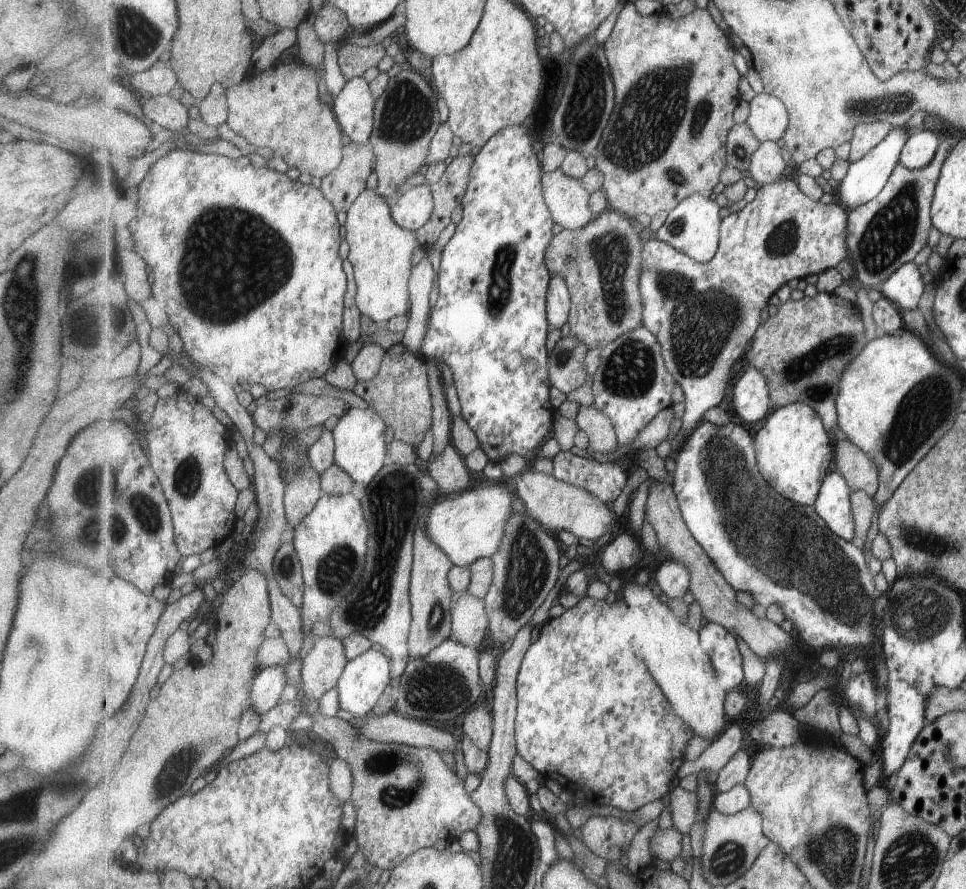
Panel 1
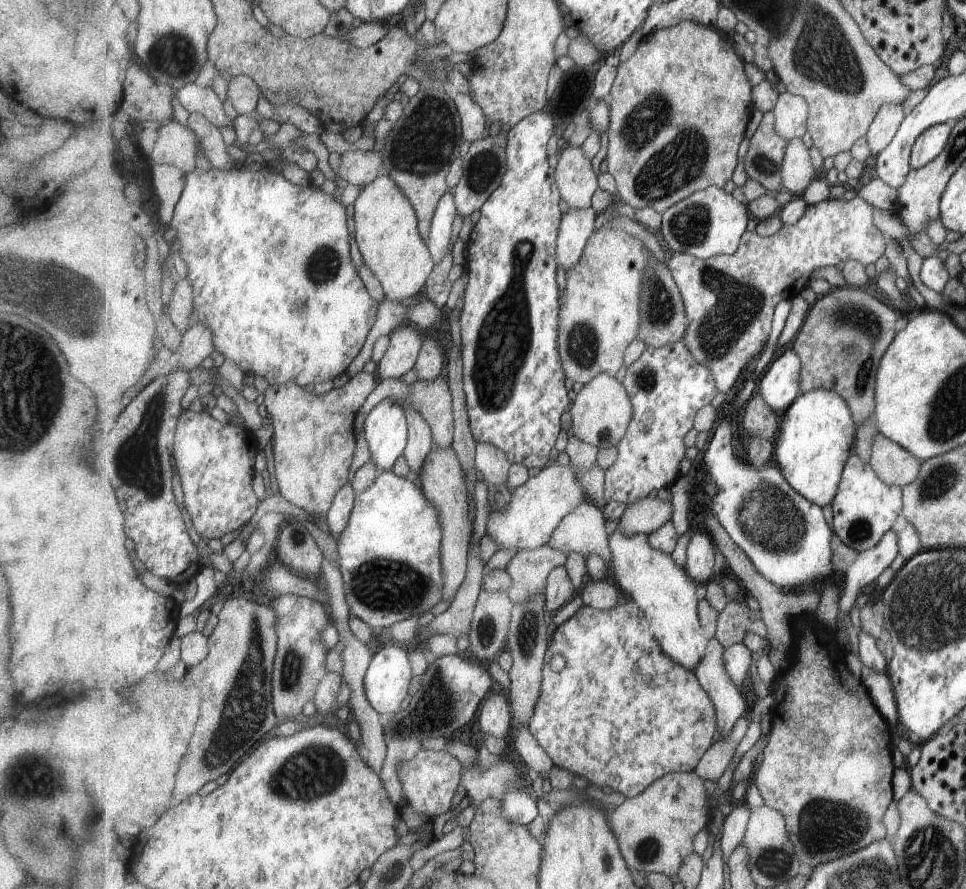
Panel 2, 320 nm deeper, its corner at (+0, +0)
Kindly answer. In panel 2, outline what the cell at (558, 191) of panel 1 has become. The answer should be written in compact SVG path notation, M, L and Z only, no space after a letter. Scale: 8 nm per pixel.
M565 145L558 153L556 183L568 208L592 206L592 198L600 188L599 176L593 170L594 160L586 157L581 147Z

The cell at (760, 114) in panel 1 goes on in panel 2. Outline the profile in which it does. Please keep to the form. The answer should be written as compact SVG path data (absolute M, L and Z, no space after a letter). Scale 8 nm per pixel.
M789 91L780 94L773 112L776 114L776 131L788 141L808 132L810 104L806 98Z

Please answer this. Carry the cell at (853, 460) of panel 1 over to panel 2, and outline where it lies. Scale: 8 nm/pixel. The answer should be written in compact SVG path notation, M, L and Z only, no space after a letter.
M879 432L870 460L877 474L890 485L904 487L916 479L922 461Z

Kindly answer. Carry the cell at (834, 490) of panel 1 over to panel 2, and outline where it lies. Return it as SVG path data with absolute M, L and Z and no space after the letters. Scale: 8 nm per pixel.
M853 452L847 461L839 492L831 504L833 508L832 528L841 540L852 549L867 550L874 547L891 530L895 520L902 514L904 507L903 487L887 484L857 452Z

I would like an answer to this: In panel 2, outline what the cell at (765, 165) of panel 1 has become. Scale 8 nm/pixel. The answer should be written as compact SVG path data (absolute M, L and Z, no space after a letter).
M795 137L788 144L782 166L784 190L794 197L800 197L816 179L817 170L811 160L811 150L805 146L802 137Z

